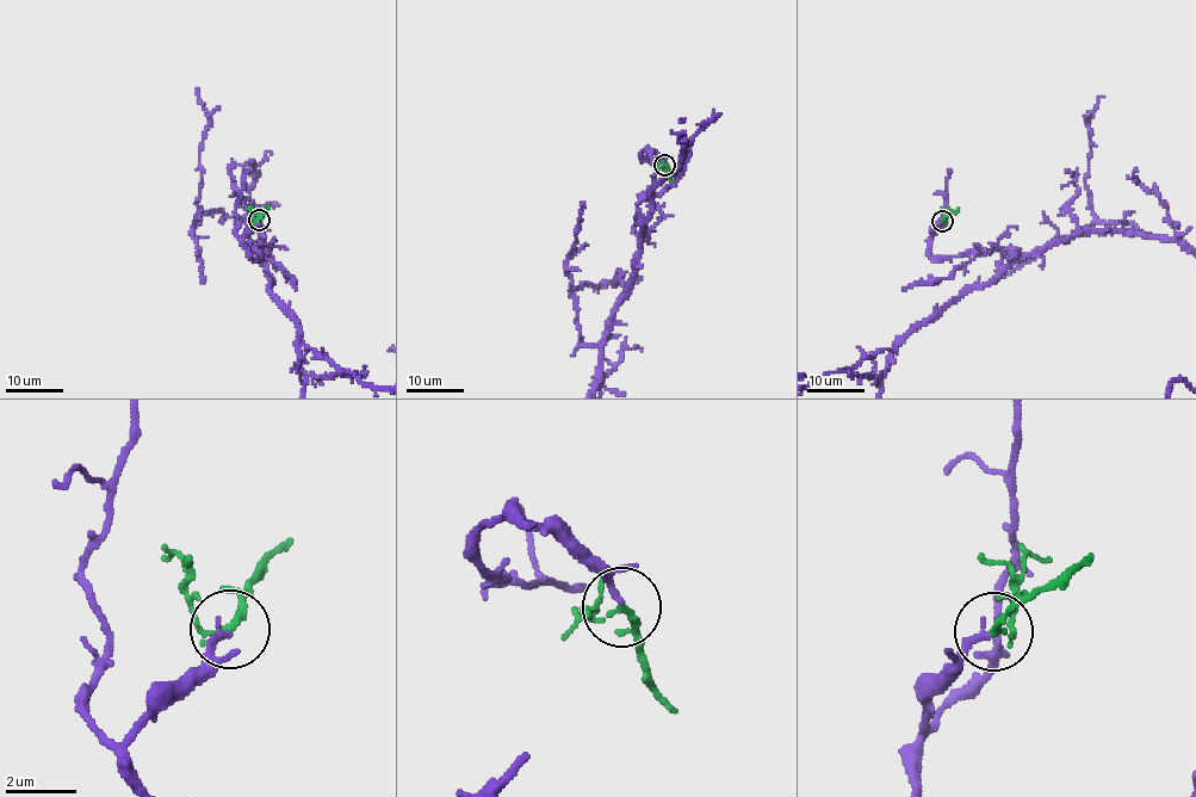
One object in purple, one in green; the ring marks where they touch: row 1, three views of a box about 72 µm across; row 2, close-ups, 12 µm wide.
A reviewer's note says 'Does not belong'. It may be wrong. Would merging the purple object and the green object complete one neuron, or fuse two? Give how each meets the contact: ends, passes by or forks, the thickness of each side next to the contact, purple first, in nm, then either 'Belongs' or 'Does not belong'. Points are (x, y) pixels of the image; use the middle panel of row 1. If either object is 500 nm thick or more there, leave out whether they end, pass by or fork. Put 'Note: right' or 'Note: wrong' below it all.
At the ring purple ends. At the ring green passes by. Thickness 200 nm (purple) against 150 nm. Belongs
Note: wrong

